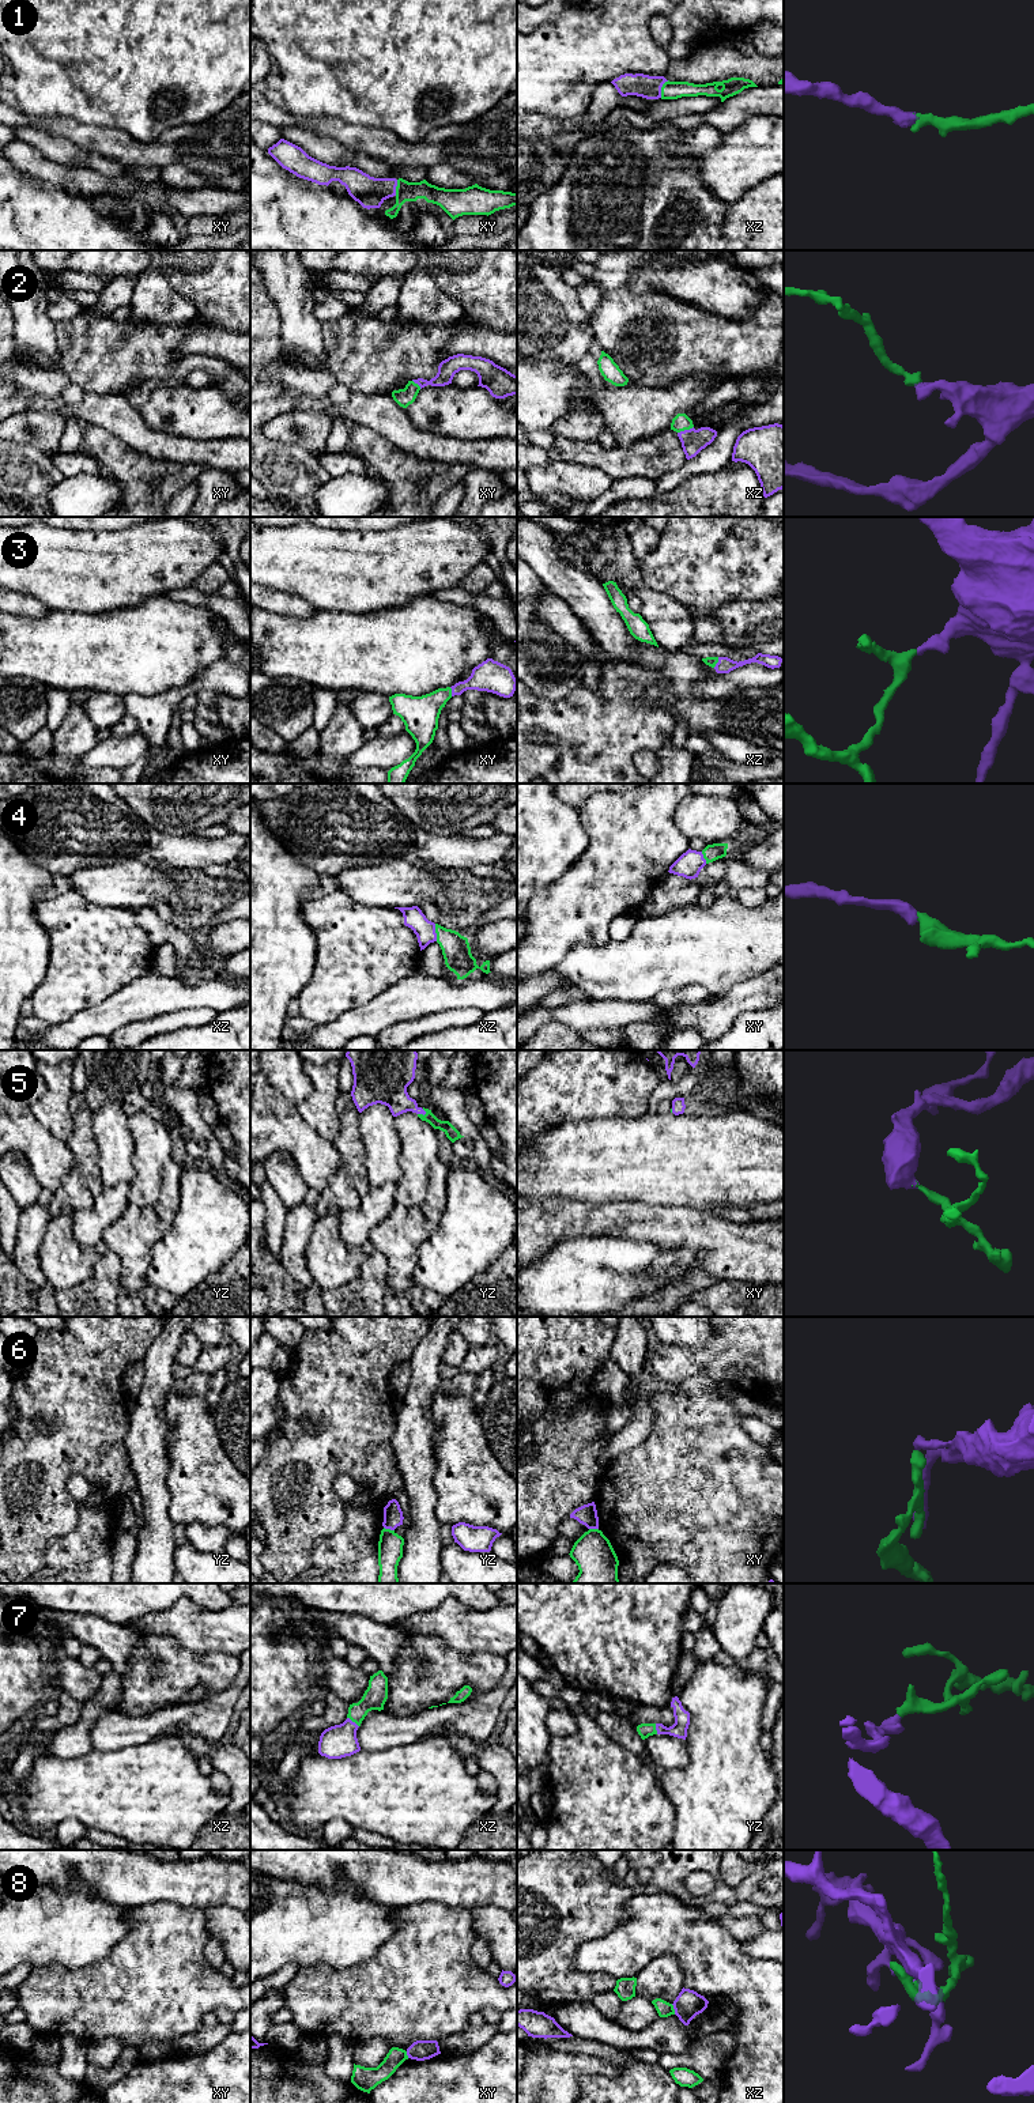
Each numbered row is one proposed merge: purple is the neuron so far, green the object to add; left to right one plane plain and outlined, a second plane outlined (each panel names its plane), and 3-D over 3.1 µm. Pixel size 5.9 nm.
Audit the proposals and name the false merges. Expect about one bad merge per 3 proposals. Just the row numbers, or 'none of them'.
6, 8

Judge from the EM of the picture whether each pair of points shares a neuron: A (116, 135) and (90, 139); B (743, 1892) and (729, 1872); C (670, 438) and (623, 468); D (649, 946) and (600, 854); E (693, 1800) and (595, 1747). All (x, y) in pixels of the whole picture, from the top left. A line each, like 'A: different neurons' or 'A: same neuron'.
A: same neuron
B: different neurons
C: same neuron
D: different neurons
E: different neurons

